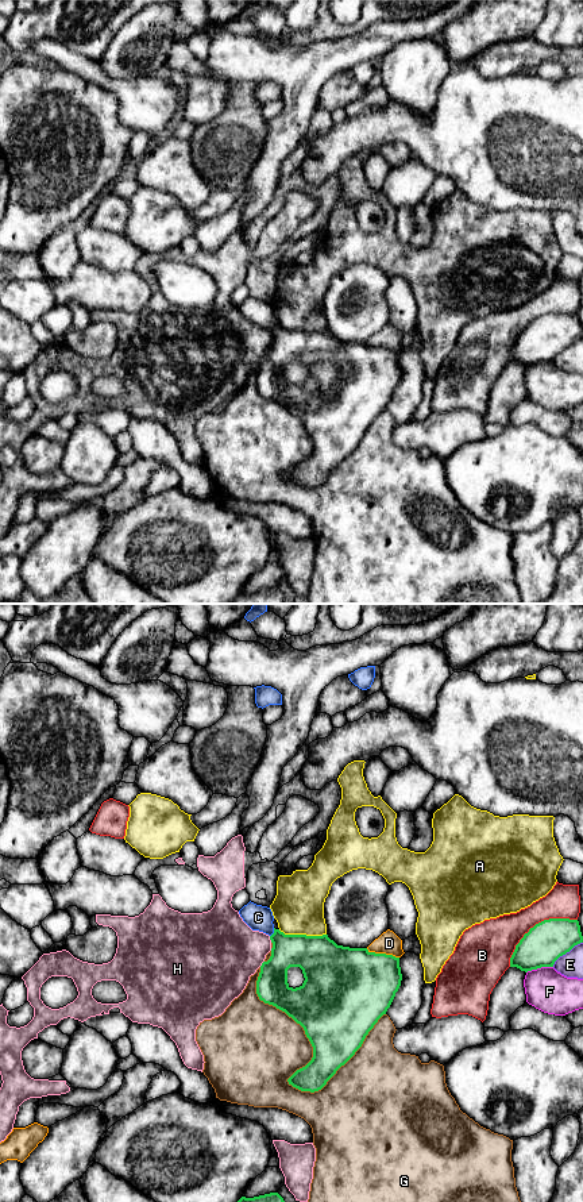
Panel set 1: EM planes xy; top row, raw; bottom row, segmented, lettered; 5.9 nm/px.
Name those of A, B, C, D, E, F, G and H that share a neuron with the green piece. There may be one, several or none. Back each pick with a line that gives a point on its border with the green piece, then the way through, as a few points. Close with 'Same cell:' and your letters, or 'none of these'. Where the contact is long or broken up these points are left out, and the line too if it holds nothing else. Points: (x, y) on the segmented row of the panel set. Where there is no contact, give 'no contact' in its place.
C: xy (274, 932) | across xy (308, 952), (293, 951), (274, 932), (258, 917)
Same cell: C

